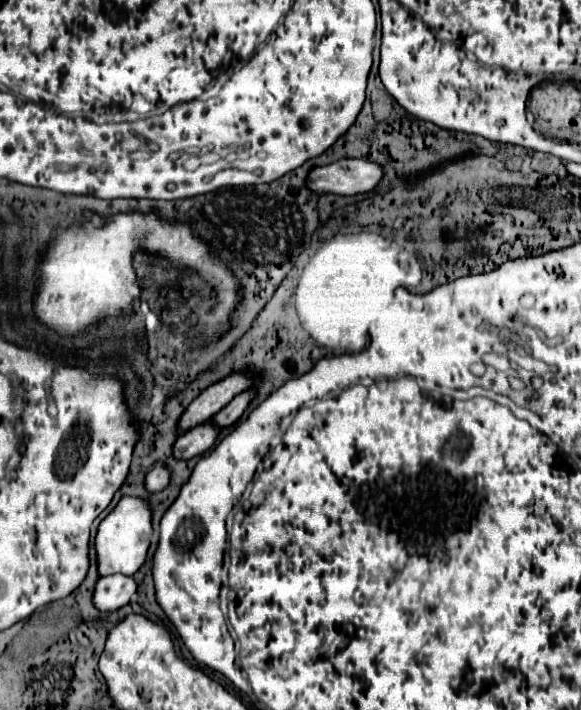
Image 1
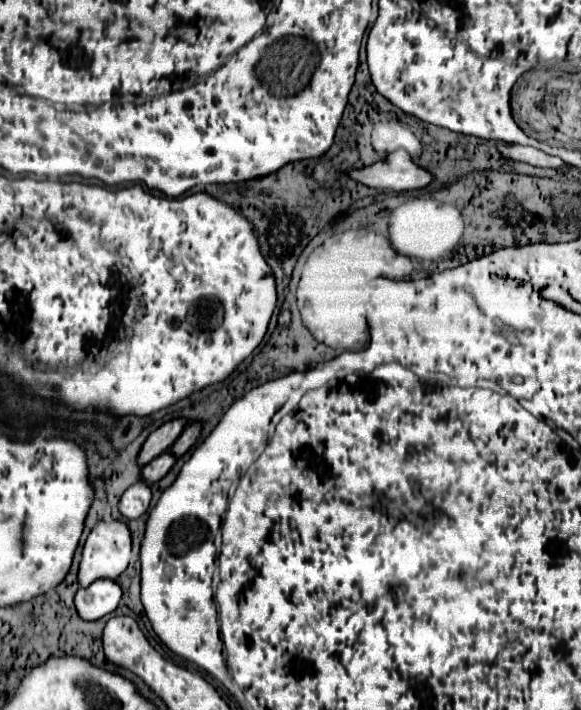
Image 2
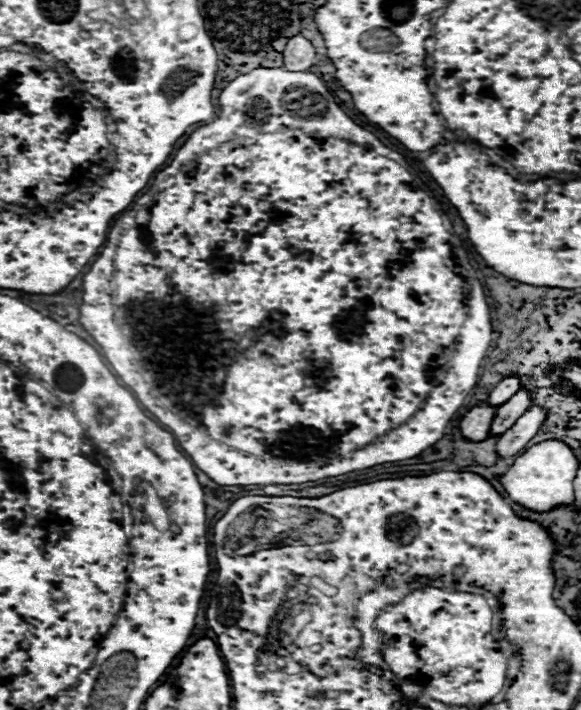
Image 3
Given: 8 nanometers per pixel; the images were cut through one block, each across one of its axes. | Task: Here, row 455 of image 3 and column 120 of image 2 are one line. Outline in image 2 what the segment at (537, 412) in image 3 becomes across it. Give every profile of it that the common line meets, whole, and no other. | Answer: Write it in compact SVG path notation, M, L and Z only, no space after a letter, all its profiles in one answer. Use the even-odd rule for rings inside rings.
M138 482L138 484L130 486L130 488L122 494L120 504L118 504L118 510L120 510L122 518L134 520L134 518L140 518L140 516L148 510L150 500L152 500L150 486Z

